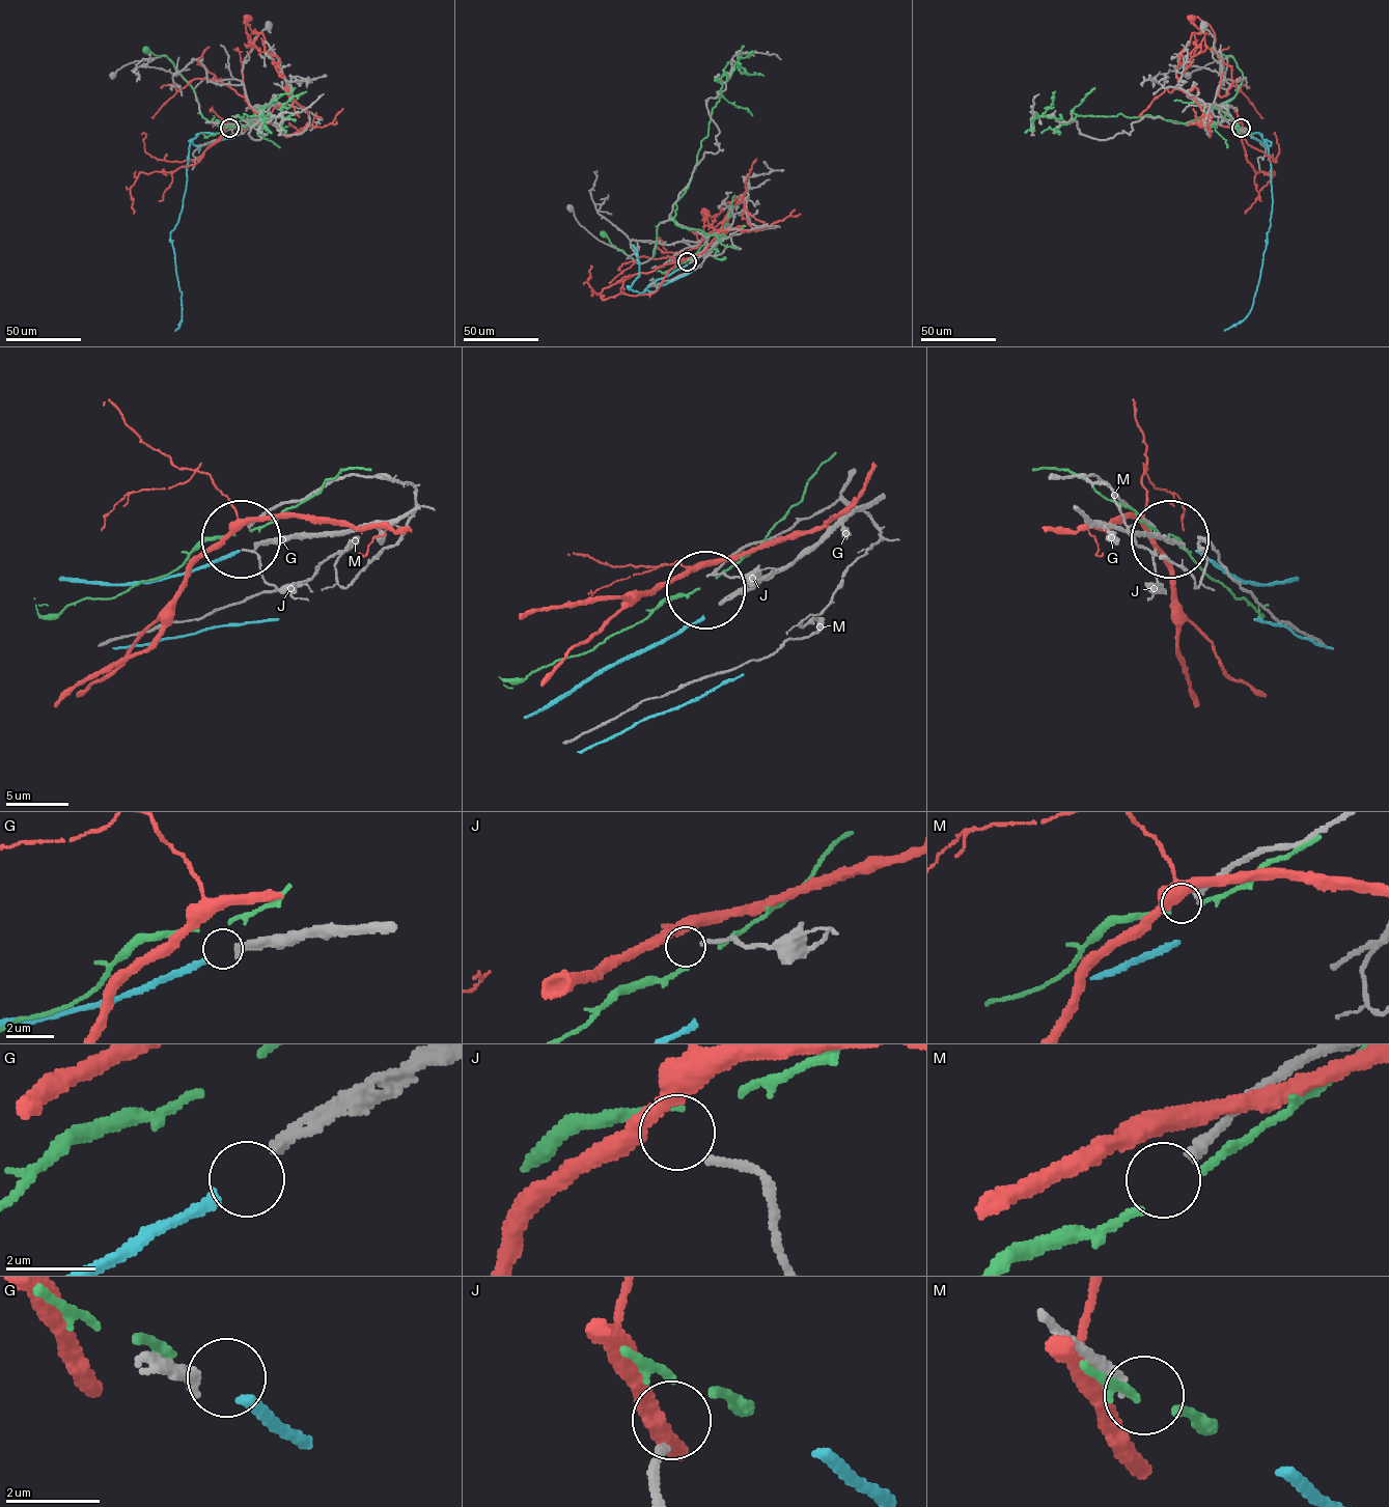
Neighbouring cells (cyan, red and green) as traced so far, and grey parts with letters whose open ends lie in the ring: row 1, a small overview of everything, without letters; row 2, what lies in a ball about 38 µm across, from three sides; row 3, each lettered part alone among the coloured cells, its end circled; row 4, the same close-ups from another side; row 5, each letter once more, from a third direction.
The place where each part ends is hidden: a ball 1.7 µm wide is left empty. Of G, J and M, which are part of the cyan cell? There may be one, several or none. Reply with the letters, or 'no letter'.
no letter

